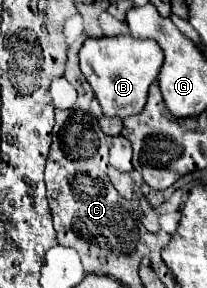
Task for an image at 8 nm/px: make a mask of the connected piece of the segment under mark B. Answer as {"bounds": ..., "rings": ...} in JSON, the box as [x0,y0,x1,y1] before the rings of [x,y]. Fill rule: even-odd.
{"bounds":[81,34,163,118],"rings":[[[131,34],[123,36],[101,36],[87,38],[81,48],[81,72],[91,84],[105,116],[127,118],[139,114],[147,102],[147,88],[155,82],[163,54],[157,42],[133,38]]]}

